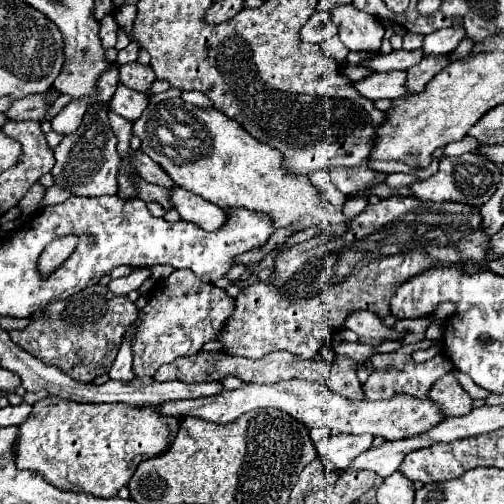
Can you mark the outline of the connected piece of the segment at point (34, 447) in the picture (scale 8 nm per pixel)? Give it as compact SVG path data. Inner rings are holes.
M48 396L32 406L28 420L18 426L16 440L16 468L34 470L46 482L58 486L60 490L86 492L102 498L112 498L122 486L132 478L138 462L162 454L178 432L178 418L160 416L154 408L136 408L128 404L78 404L72 400L62 400L58 396Z

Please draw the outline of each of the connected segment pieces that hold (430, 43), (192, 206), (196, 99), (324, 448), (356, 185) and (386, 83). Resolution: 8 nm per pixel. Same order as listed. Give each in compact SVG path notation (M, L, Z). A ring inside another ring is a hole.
M458 22L454 26L426 34L422 50L424 50L424 54L450 54L464 40L464 36L466 34L462 28L462 22Z
M172 186L168 188L170 192L170 202L174 204L174 208L180 212L180 216L188 222L194 222L202 228L206 228L208 232L218 230L224 222L226 222L226 214L222 208L218 208L216 204L210 204L208 200L180 188L180 186Z
M198 91L182 92L182 100L192 102L192 104L198 104L198 106L212 106L212 104L210 104L210 100L208 100L204 94L200 94Z
M330 434L316 444L320 456L328 458L338 470L346 470L354 458L372 446L374 436L370 434Z
M362 166L362 168L330 168L330 178L342 194L352 194L352 192L364 190L370 184L384 182L386 174L374 172L368 166Z
M390 70L390 72L376 72L366 80L356 82L356 88L362 96L370 100L380 98L404 98L412 94L406 88L406 70Z

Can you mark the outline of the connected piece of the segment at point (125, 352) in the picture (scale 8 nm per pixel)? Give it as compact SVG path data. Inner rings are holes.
M128 340L122 342L122 346L120 346L116 362L114 362L112 370L110 370L110 378L122 380L122 382L130 382L134 378L134 372L132 372L132 352L130 352L130 346L128 346Z

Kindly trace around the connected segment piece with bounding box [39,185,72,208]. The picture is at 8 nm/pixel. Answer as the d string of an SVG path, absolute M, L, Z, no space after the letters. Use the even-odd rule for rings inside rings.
M53 185L46 189L45 195L39 203L39 207L54 206L64 202L70 196L72 196L72 193L69 190L63 189L58 185Z

